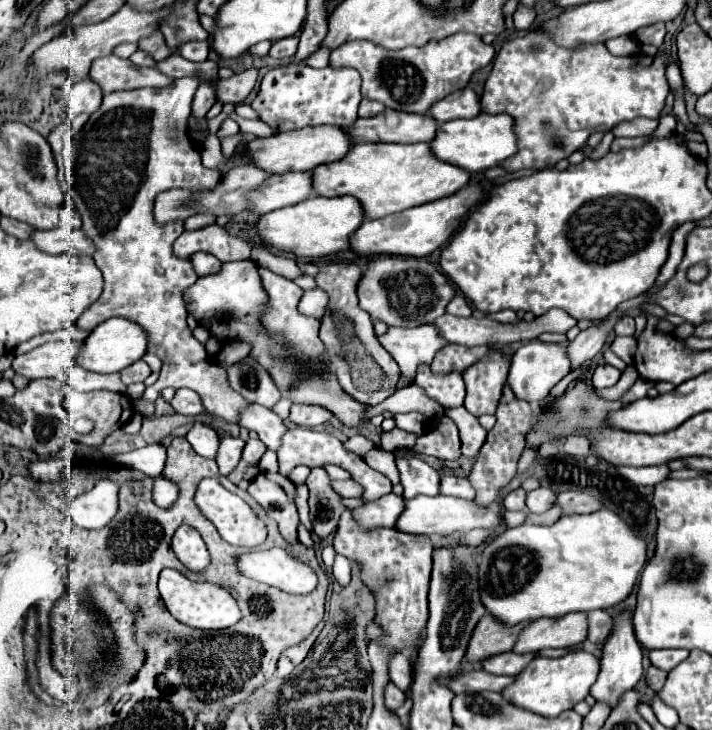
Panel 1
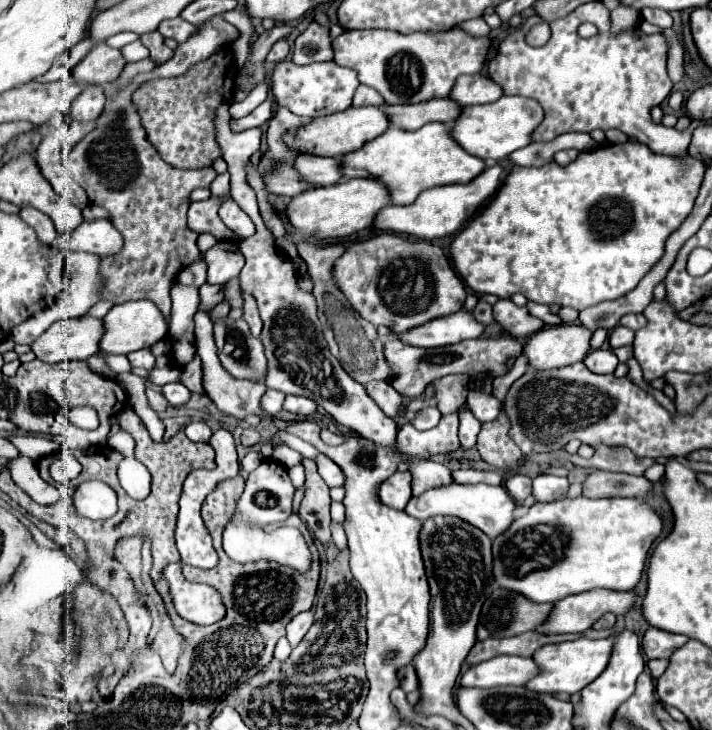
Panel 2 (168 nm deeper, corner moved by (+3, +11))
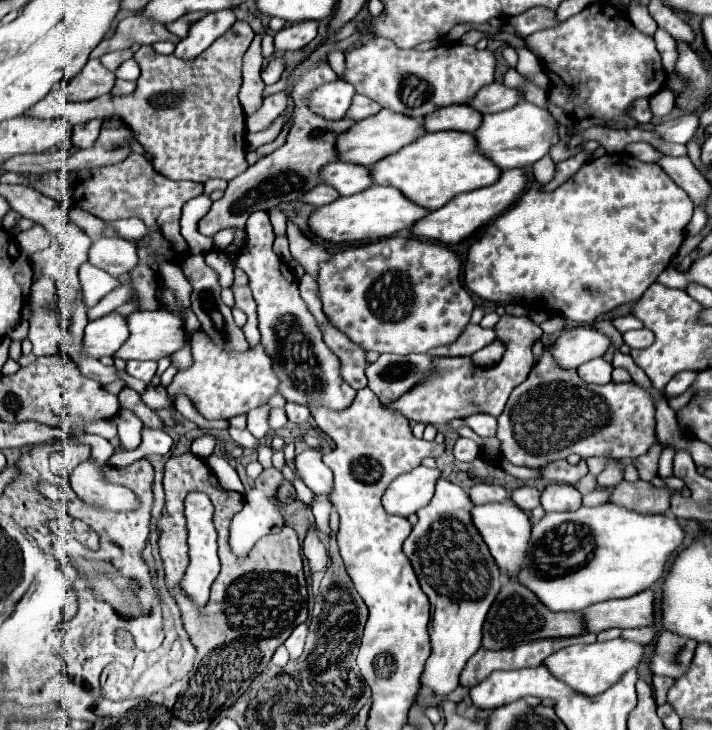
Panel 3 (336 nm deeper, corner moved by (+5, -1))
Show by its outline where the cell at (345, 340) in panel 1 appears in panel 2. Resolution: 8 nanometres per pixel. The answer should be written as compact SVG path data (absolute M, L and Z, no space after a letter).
M301 240L297 244L299 256L305 260L309 274L313 278L313 296L317 300L317 308L319 308L319 322L323 326L323 332L327 334L329 340L329 348L335 354L335 358L339 358L341 366L345 368L345 372L355 380L355 382L371 382L371 380L385 380L383 376L389 376L391 368L385 360L383 354L383 342L377 336L375 326L371 326L367 320L363 320L347 302L347 298L343 296L343 292L337 288L335 278L333 278L333 264L339 256L343 256L345 246L343 244L331 244L331 246L315 246L309 244L305 240Z

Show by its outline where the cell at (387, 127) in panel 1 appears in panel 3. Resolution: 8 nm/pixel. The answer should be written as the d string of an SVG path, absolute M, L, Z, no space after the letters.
M451 104L449 108L441 108L433 112L433 116L425 118L427 132L439 130L461 130L461 132L475 132L483 122L483 114L471 108L469 104Z

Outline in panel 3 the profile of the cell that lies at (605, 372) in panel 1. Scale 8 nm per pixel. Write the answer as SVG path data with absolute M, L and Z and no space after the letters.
M595 358L591 362L585 362L577 368L577 374L585 380L585 382L591 382L591 384L605 384L611 380L611 372L613 372L613 366L609 362L605 362L603 358Z

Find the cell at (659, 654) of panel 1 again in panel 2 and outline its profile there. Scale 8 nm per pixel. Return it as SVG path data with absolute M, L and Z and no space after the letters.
M649 628L643 636L643 652L647 658L669 658L689 638L681 634L669 634L657 628Z

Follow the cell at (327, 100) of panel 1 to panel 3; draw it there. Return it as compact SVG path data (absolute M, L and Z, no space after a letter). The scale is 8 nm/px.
M335 80L317 88L309 98L309 108L325 116L327 120L341 120L351 106L351 98L355 94L353 84L345 80Z

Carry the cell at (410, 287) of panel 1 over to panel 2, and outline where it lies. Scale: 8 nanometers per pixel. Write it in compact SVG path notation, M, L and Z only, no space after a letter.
M379 234L363 242L351 244L345 254L335 262L335 282L339 290L347 296L349 304L373 326L385 324L393 332L405 332L413 326L425 324L427 320L453 314L463 308L463 300L467 296L463 280L451 268L445 252L425 240L411 240L397 234Z

